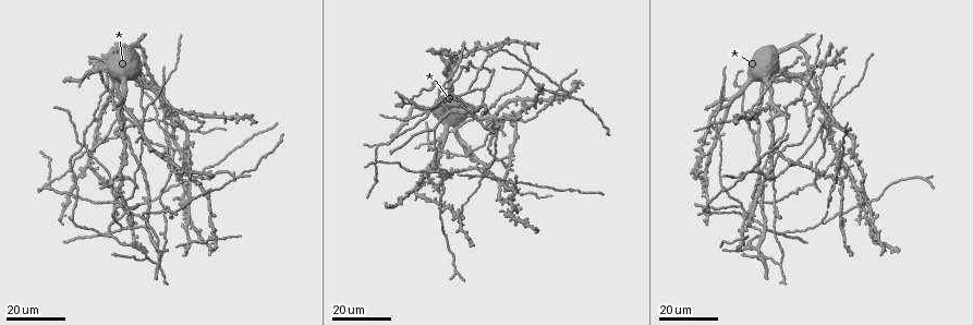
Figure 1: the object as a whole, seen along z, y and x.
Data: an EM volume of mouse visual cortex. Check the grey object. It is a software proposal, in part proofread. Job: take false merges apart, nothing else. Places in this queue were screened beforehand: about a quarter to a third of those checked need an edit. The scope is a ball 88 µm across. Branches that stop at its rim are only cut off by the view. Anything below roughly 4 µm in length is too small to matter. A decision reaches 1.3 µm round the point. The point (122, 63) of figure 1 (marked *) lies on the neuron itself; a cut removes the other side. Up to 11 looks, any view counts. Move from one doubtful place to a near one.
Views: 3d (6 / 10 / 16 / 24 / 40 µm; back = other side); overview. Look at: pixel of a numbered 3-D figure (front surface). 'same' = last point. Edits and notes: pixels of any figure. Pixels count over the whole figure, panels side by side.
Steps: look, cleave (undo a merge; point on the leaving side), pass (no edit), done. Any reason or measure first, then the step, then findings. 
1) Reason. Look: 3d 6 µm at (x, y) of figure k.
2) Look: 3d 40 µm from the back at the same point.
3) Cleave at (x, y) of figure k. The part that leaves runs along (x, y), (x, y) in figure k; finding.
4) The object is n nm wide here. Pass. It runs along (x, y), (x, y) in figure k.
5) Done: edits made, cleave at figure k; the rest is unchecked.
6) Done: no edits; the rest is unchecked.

Four arms meet. Look: 3d 24 µm at (171, 171) of figure 1.

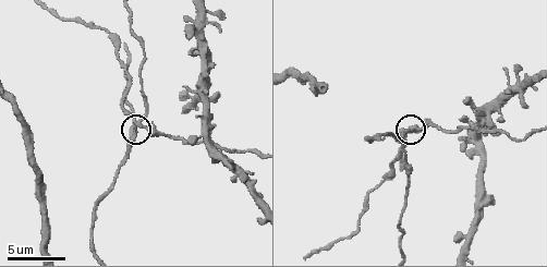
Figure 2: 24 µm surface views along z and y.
Look: 3d 6 µm at (136, 124) of figure 2.

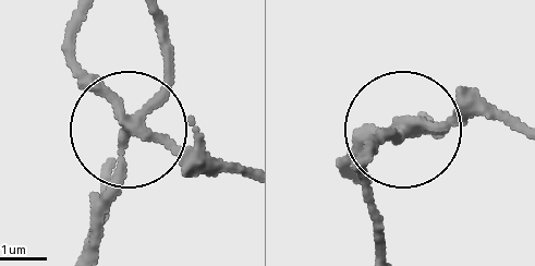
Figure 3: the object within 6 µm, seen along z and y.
Look: 3d 6 µm from the back at (128, 133) of figure 3.

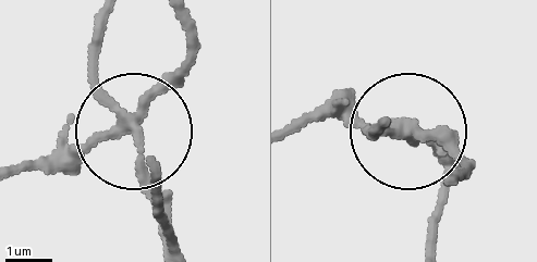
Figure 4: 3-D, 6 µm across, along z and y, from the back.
The side arm is 61 µm long; 4 arms meet here. Cleave at (177, 74) of figure 4. Two neurons meet here.

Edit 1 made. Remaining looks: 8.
Three arms meet. Look: 3d 16 µm at (146, 256) of figure 1.

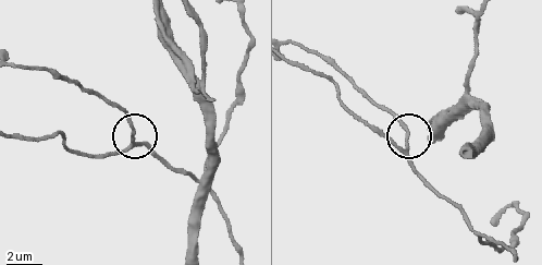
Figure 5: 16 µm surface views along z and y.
Zoom in. Look: 3d 10 µm at (129, 144) of figure 5.

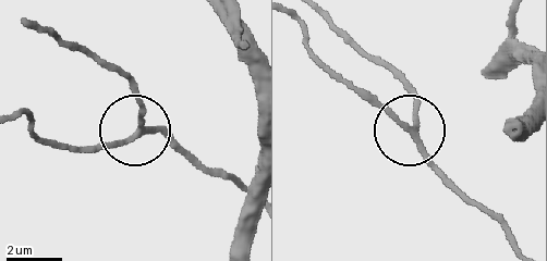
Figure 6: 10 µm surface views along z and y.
3 arms meet here. Pass. It runs along (521, 248), (359, 88) in figure 6; continuous, no second neuron.

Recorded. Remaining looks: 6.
Three arms meet. Look: 3d 16 µm at (440, 171) of figure 1.

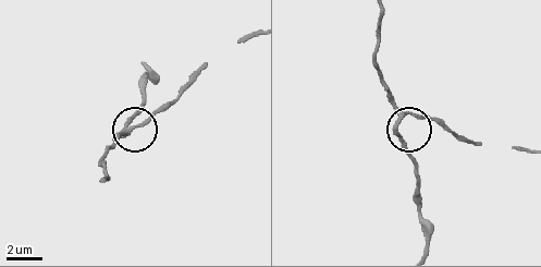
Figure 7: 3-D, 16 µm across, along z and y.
Look: 3d 10 µm at (406, 113) of figure 7.

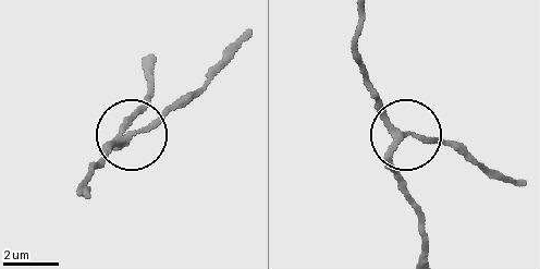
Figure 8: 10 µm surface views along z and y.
3 arms meet here. Pass. It runs along (84, 194), (112, 149), (187, 100) in figure 8; continuous, no second neuron.

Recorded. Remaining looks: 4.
Three arms meet. Look: 3d 16 µm at (799, 187) of figure 1.

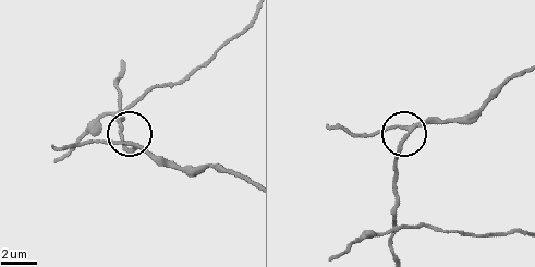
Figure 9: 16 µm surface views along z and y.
Zoom in. Look: 3d 6 µm at (133, 150) of figure 9.

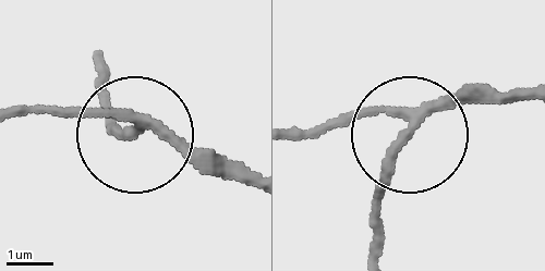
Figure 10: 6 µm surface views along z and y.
The side arm is 5 µm long. Pass. It runs along (244, 176), (197, 172), (116, 118), (22, 106) in figure 10; all the same neuron.

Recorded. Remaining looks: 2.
A fork. Look: 3d 24 µm at (483, 127) of figure 1.

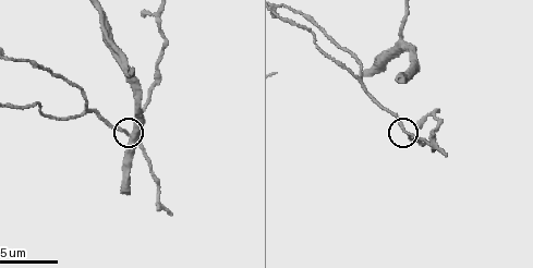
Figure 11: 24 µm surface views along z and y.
Zoom in. Look: 3d 6 µm at (407, 131) of figure 11.

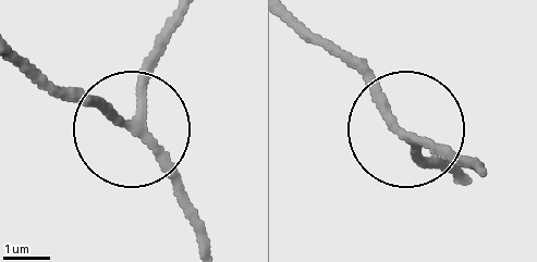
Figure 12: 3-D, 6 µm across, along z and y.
The object is 170 nm wide here. Pass. One neuron here.

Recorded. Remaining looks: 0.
Done: edits made, cleave at figure 4; the rest is unchecked.

